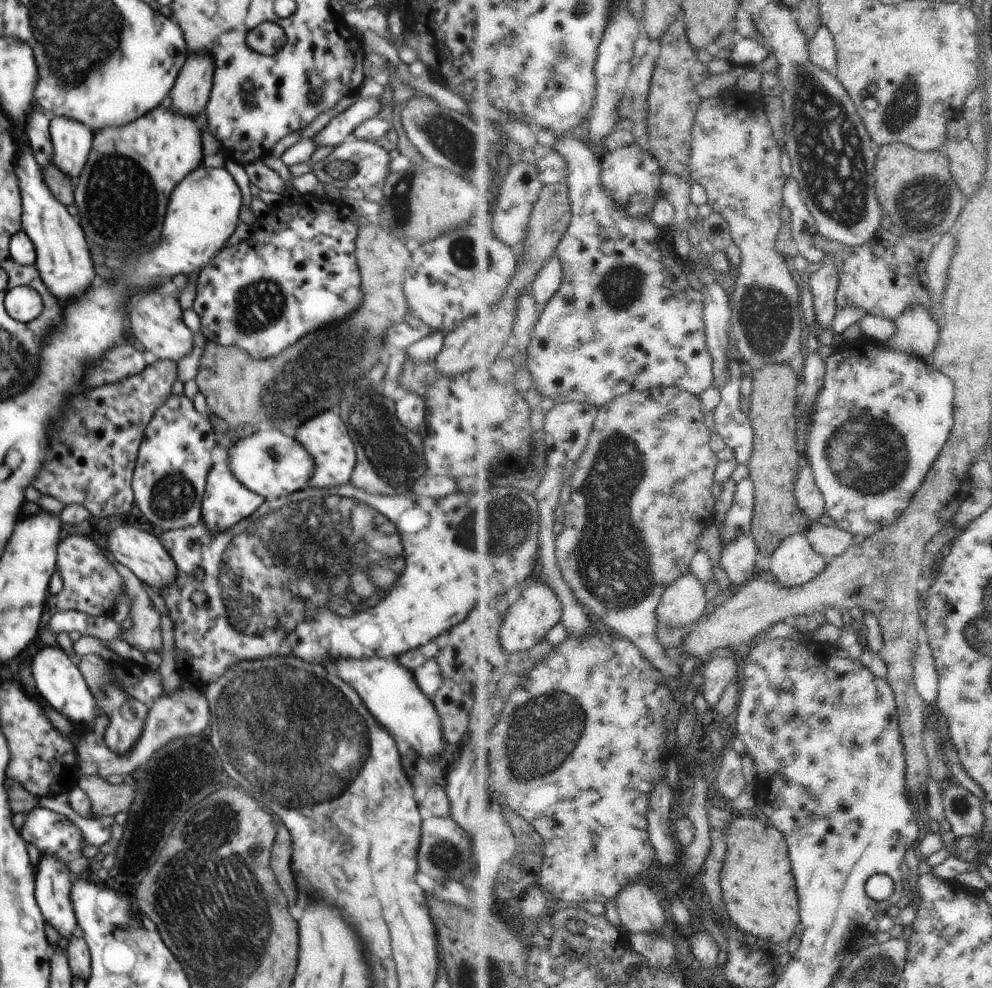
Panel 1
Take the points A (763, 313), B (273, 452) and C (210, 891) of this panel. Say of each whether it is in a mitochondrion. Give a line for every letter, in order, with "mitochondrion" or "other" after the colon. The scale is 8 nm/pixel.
A: mitochondrion
B: mitochondrion
C: mitochondrion

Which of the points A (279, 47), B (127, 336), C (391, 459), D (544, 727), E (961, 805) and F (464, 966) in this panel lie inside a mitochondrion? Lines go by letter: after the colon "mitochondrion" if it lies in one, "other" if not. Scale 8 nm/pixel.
A: other
B: other
C: mitochondrion
D: mitochondrion
E: mitochondrion
F: mitochondrion

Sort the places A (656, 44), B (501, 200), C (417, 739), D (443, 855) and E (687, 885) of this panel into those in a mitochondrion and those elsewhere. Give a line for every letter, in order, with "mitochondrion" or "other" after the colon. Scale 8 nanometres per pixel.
A: other
B: other
C: other
D: mitochondrion
E: other

